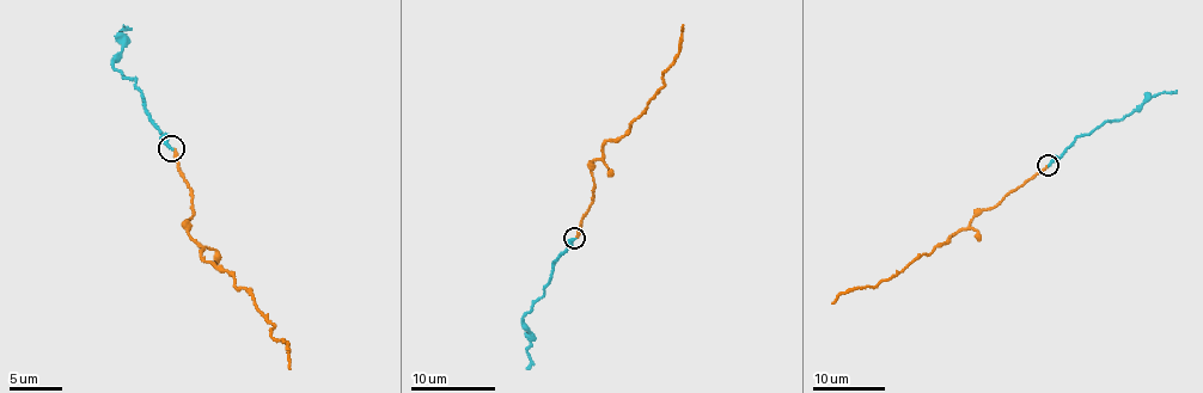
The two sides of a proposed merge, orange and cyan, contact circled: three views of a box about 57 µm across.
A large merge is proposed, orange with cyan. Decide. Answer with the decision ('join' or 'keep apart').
join

